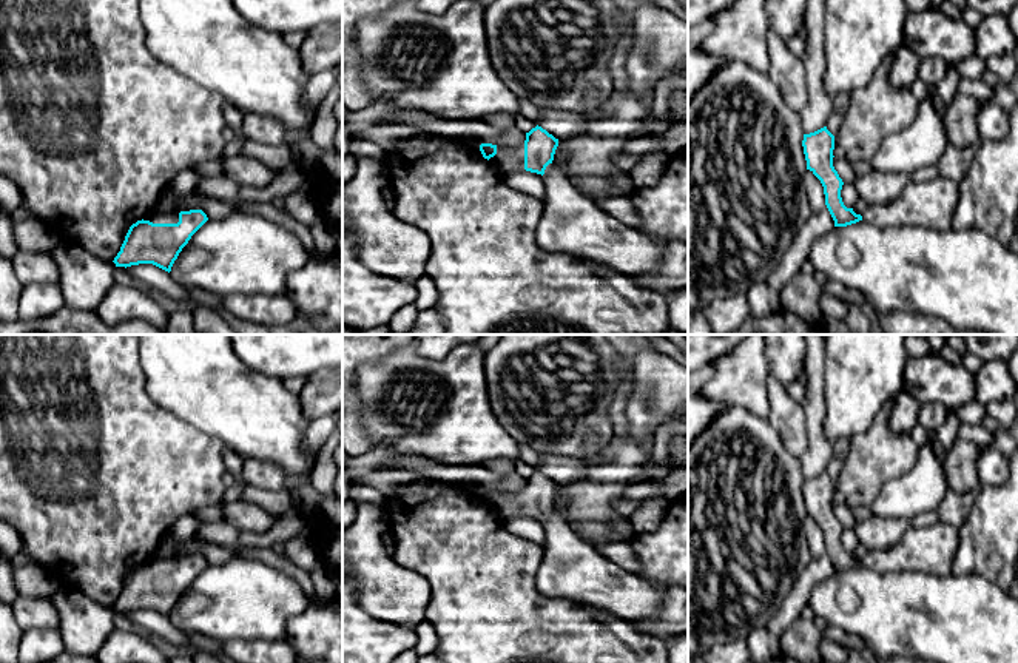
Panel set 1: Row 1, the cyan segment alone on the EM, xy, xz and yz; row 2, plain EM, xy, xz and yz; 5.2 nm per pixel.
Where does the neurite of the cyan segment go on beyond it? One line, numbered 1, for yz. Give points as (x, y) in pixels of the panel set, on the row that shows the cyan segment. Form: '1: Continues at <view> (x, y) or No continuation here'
1: Continues at yz (930, 204)

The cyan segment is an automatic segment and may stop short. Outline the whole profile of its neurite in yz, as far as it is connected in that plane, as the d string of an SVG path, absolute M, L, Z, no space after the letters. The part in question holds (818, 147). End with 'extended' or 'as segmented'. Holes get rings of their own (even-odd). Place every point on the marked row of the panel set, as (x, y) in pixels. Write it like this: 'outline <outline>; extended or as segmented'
outline M824 126L804 134L802 146L807 170L824 187L825 205L834 227L865 220L876 227L922 225L930 230L950 230L958 202L958 182L942 176L929 182L908 182L895 200L871 205L862 214L856 214L853 208L844 205L841 197L844 182L833 167L834 136Z; extended

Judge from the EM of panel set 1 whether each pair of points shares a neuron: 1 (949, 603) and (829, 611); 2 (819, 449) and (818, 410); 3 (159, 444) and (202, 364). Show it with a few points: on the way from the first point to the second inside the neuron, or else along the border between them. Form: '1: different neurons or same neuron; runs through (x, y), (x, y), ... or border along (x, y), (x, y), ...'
1: same neuron; runs through (920, 603), (907, 603), (892, 619), (858, 619)
2: same neuron; runs through (818, 440), (816, 420)
3: different neurons; border along (147, 393), (158, 404), (207, 434)

